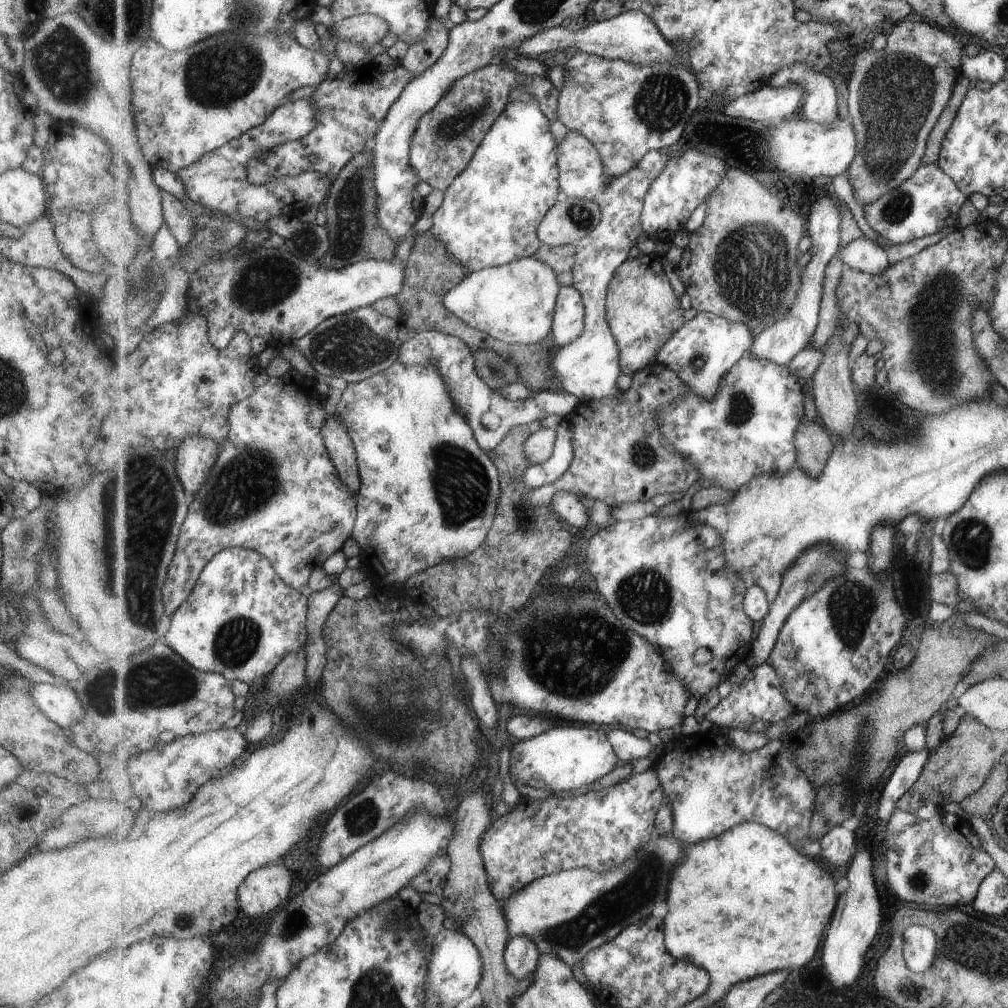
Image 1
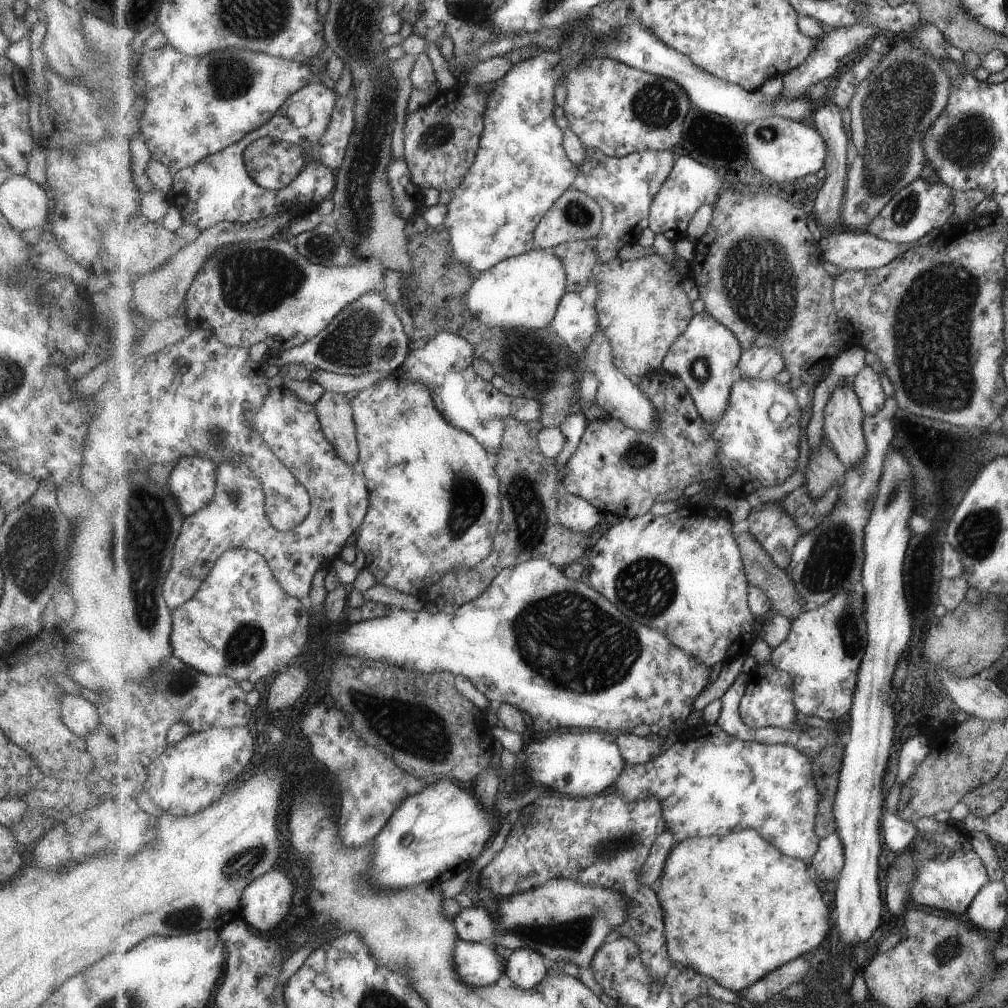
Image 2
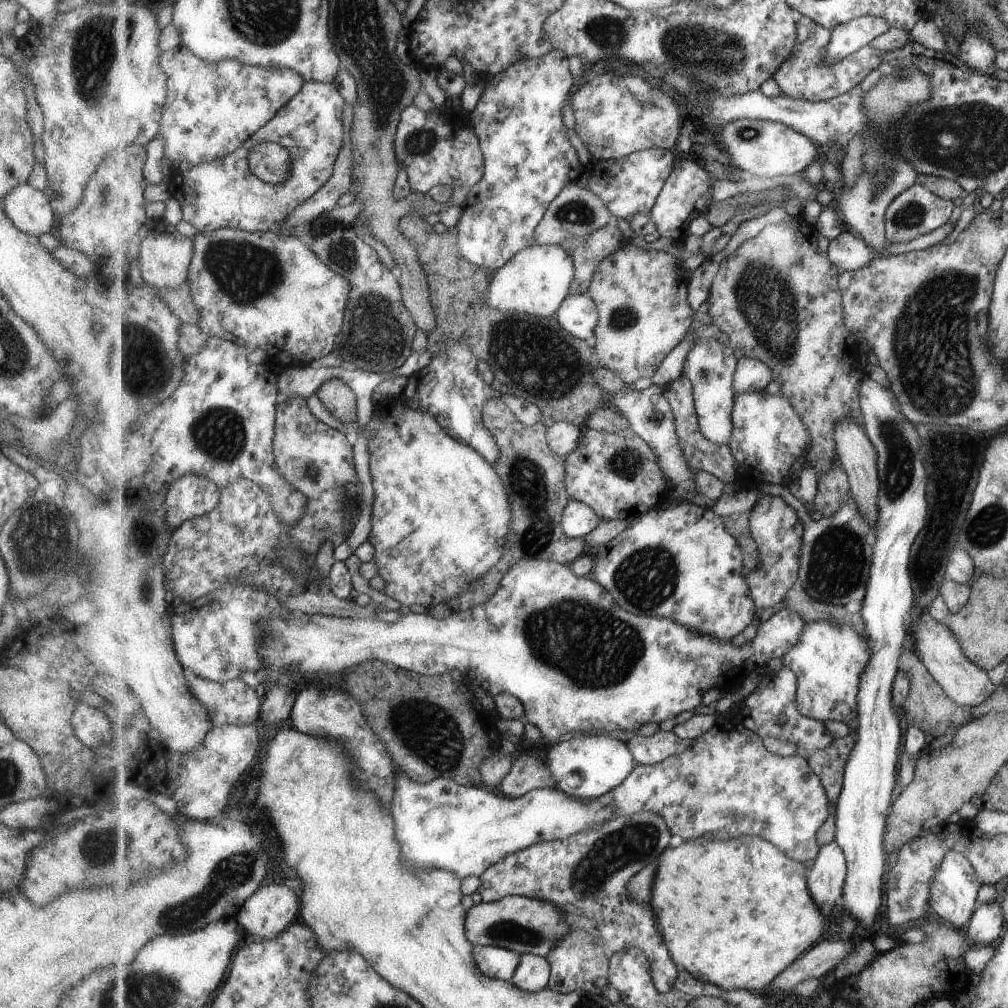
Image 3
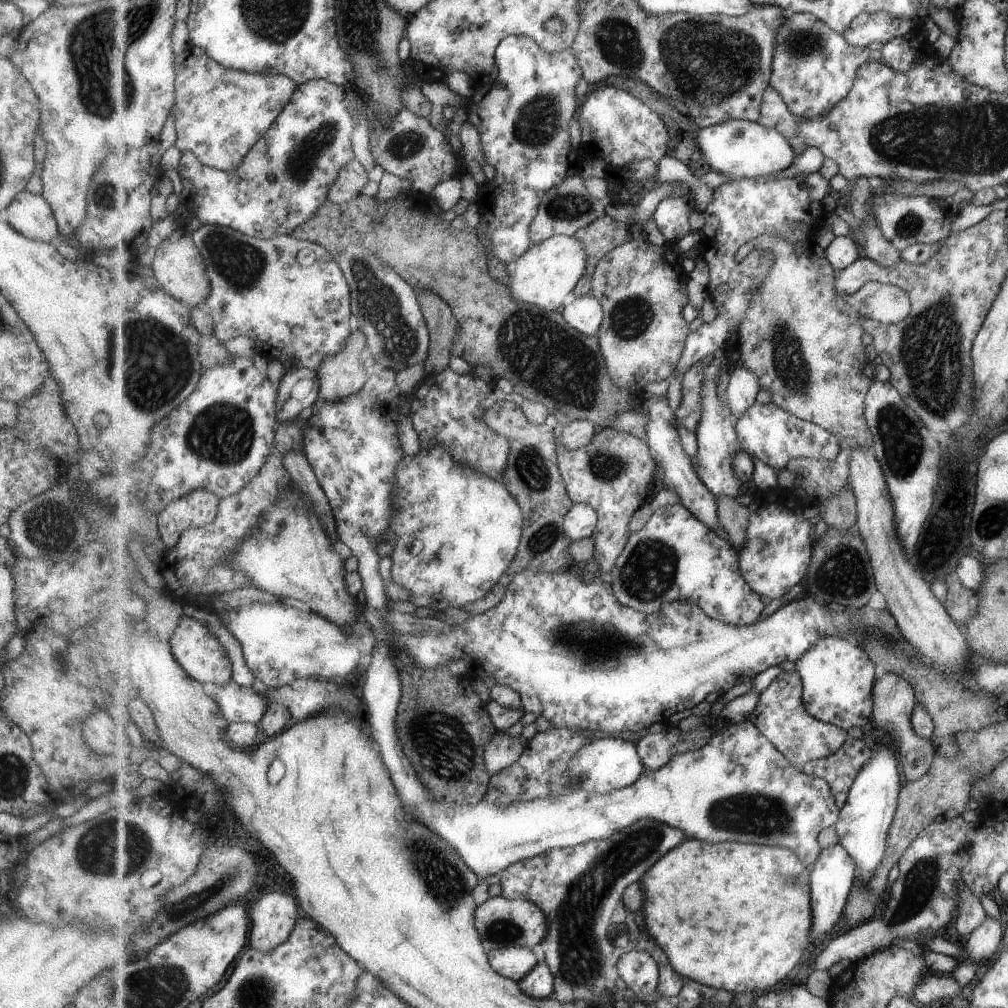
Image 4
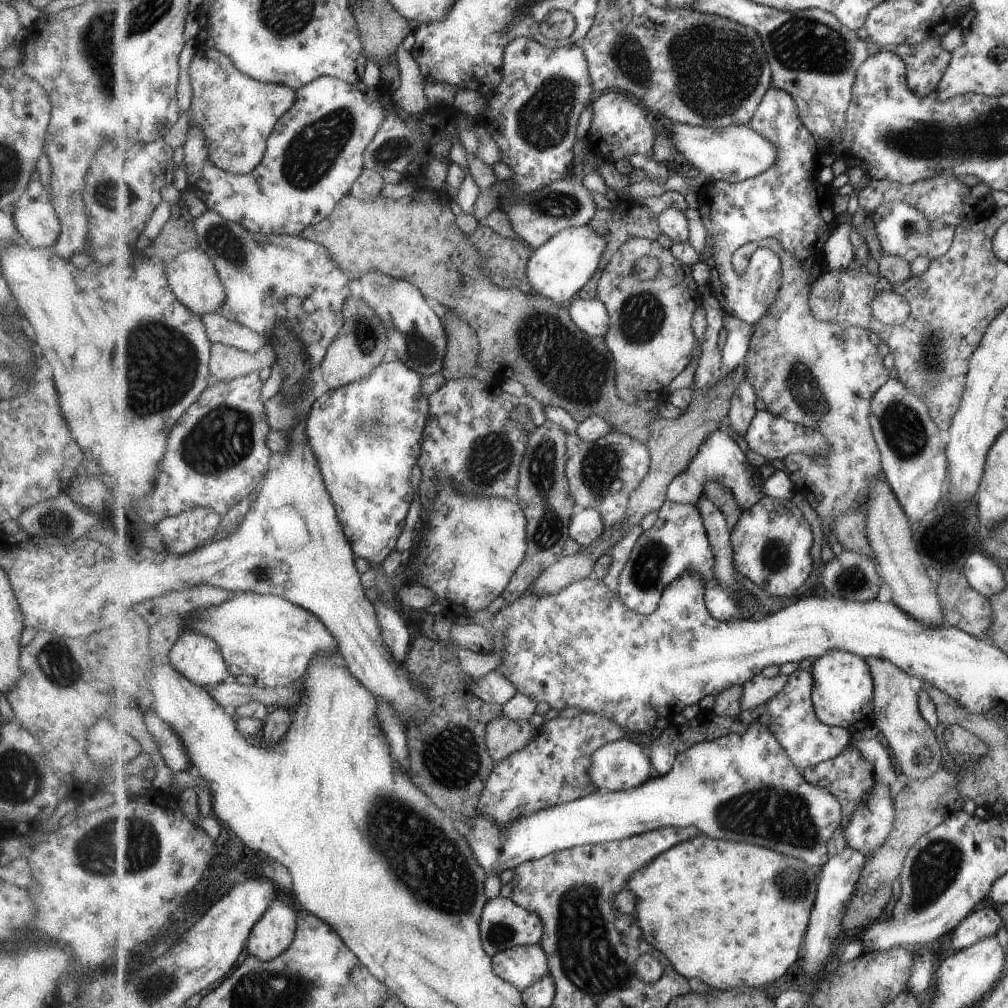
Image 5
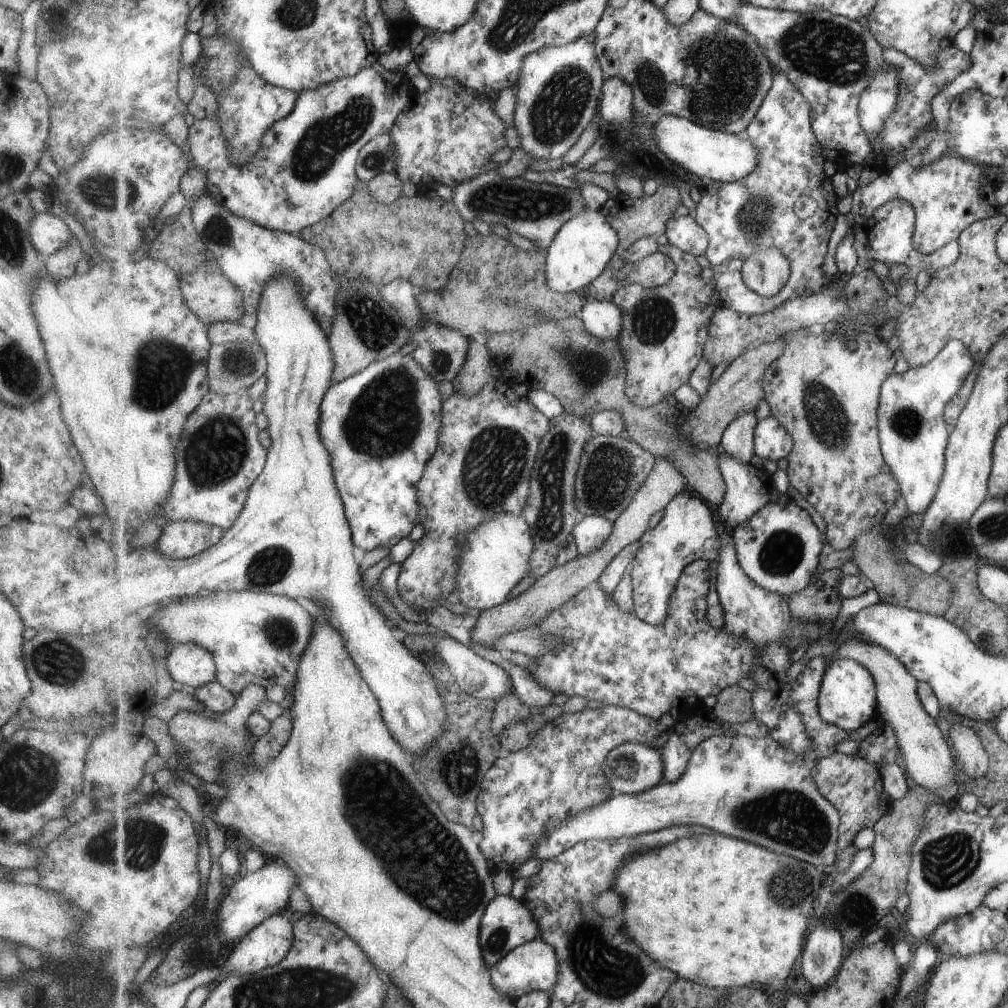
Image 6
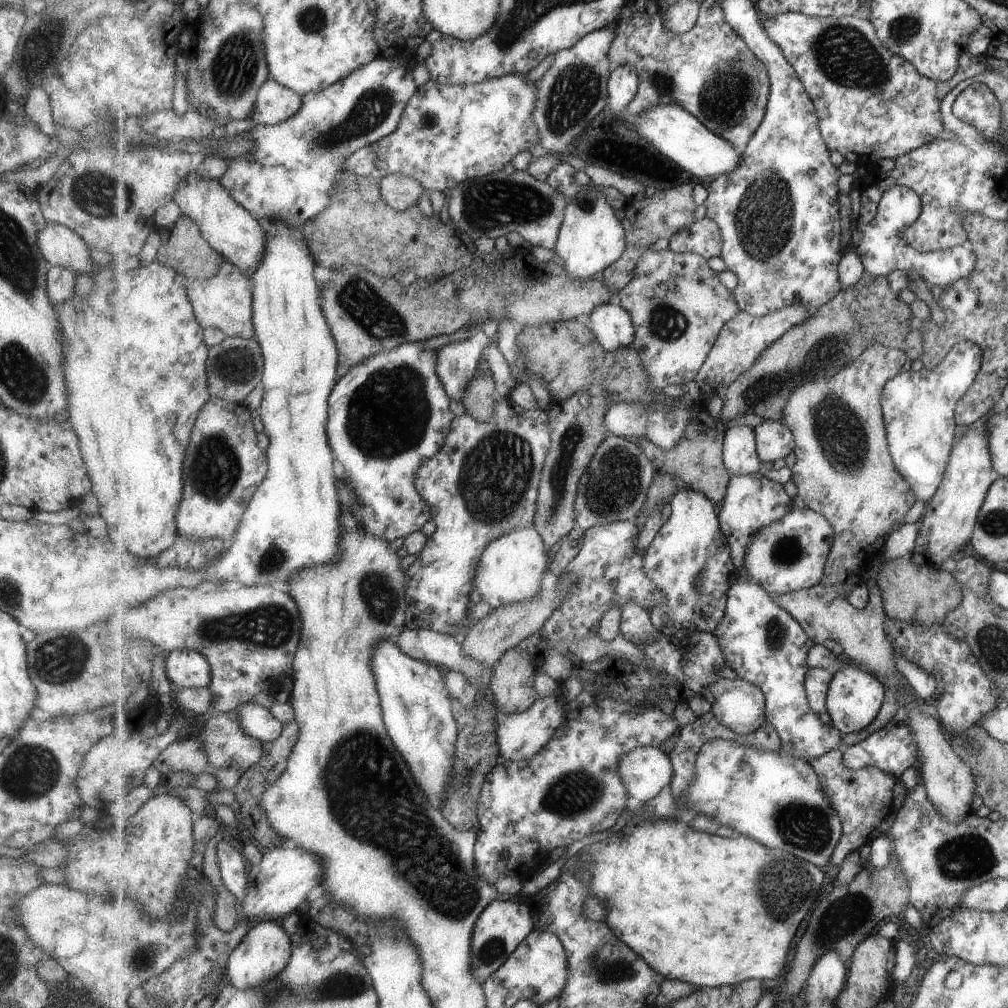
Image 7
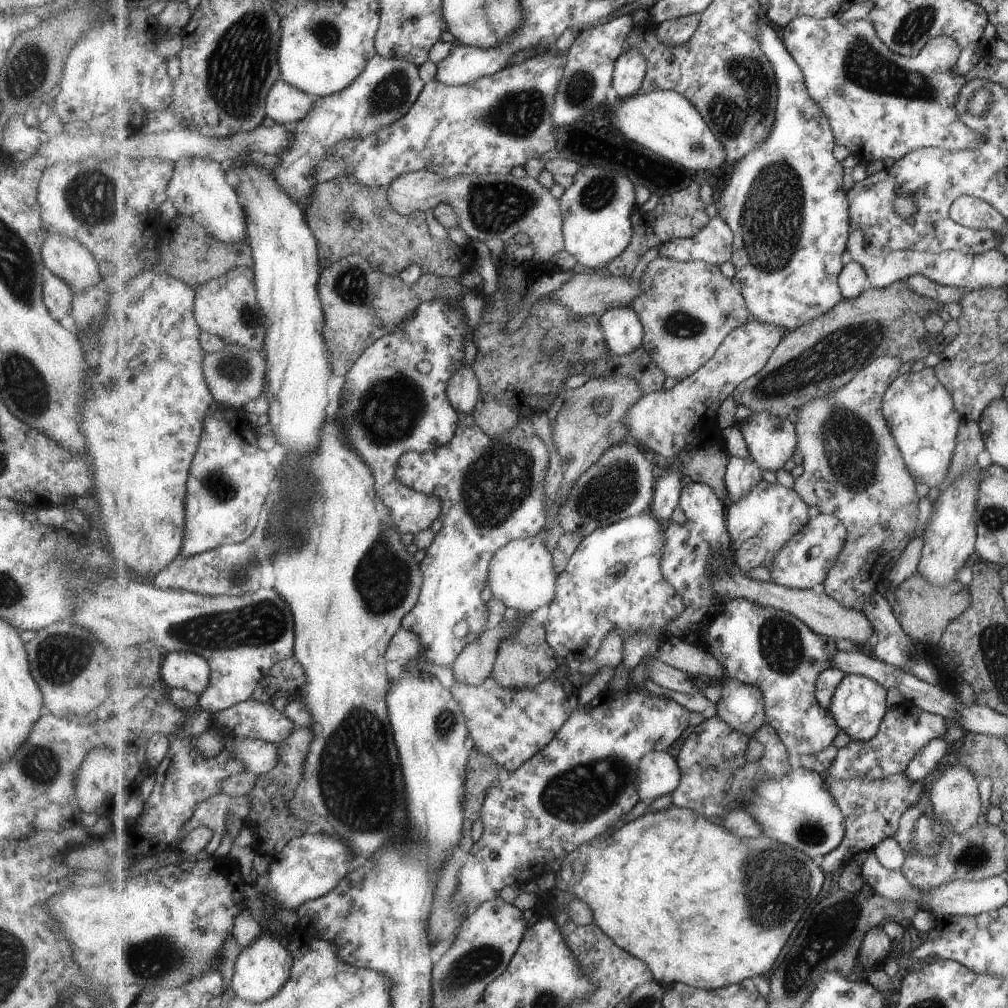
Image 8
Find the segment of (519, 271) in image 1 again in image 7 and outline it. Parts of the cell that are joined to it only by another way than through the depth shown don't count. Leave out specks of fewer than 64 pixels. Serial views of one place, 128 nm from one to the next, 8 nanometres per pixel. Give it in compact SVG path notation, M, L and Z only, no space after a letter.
M589 182L582 185L581 190L577 192L577 197L573 197L568 202L565 218L560 228L560 236L554 251L556 252L557 261L565 268L572 279L590 279L597 272L603 272L608 266L617 262L622 257L625 249L628 248L626 228L622 222L622 211L615 210L609 204L609 200L602 196L605 196L605 194L603 194L601 186Z

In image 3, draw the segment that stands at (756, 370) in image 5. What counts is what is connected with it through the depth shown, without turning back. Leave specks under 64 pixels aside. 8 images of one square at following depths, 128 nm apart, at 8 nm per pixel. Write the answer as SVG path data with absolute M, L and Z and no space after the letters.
M781 213L774 215L757 236L743 242L732 255L724 259L710 292L708 314L711 314L714 324L725 334L729 335L730 344L734 348L738 359L745 357L757 359L772 368L773 381L780 385L778 393L789 399L793 408L801 415L804 423L812 432L812 447L806 456L806 460L809 462L809 466L814 466L814 472L816 473L817 480L819 480L825 473L830 471L834 463L839 464L840 454L838 453L838 444L836 443L836 429L840 422L846 419L855 419L856 417L860 418L859 422L861 422L860 392L861 387L864 385L864 380L867 378L867 372L865 372L865 365L860 362L856 344L849 345L849 342L847 342L847 335L851 333L851 330L846 325L846 308L843 292L840 289L839 270L837 266L831 264L831 259L827 257L827 253L821 252L821 248L817 246L817 234L820 234L820 232L816 225L807 224L800 216L790 219Z

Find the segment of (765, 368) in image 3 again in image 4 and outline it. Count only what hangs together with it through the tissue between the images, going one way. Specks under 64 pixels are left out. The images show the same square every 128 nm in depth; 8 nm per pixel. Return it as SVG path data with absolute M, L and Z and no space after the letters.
M734 366L725 396L728 407L737 418L741 418L757 400L761 392L760 378L753 371Z

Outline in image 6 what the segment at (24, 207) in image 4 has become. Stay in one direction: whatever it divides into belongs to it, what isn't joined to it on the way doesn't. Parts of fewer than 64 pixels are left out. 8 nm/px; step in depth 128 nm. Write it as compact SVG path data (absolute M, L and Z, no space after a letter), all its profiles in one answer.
M46 209L34 212L29 219L28 237L34 249L48 257L60 249L72 237L72 234L61 217L53 215Z

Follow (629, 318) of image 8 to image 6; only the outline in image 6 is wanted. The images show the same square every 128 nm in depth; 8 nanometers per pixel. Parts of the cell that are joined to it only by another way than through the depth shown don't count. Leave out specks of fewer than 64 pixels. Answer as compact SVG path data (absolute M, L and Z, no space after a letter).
M588 298L579 314L589 334L604 341L618 341L624 332L624 312L609 299Z

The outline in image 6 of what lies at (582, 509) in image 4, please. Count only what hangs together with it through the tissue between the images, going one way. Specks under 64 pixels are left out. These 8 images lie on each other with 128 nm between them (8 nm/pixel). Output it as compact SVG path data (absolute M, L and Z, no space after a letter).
M597 515L583 517L572 532L580 554L588 555L600 549L615 528L615 522L608 518Z

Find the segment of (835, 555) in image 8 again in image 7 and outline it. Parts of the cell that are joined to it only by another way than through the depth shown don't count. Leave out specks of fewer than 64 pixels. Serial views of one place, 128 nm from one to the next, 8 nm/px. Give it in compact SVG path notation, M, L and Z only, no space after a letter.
M796 506L781 520L764 527L754 537L745 568L752 580L772 596L814 587L822 582L836 528L826 516L807 506Z

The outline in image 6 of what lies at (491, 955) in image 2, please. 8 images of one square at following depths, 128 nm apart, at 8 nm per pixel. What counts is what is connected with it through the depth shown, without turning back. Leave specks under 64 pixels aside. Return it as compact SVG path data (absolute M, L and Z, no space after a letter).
M537 937L507 953L505 958L491 968L491 971L492 983L496 989L516 1001L524 994L533 991L551 993L551 990L560 981L560 954L557 954L556 946L553 946L553 943Z

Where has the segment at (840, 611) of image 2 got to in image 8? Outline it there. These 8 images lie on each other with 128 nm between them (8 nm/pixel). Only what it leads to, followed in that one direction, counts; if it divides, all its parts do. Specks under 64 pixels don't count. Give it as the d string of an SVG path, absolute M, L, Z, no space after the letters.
M847 675L837 688L829 709L840 729L853 741L869 742L879 734L881 723L888 711L887 688L865 675Z

